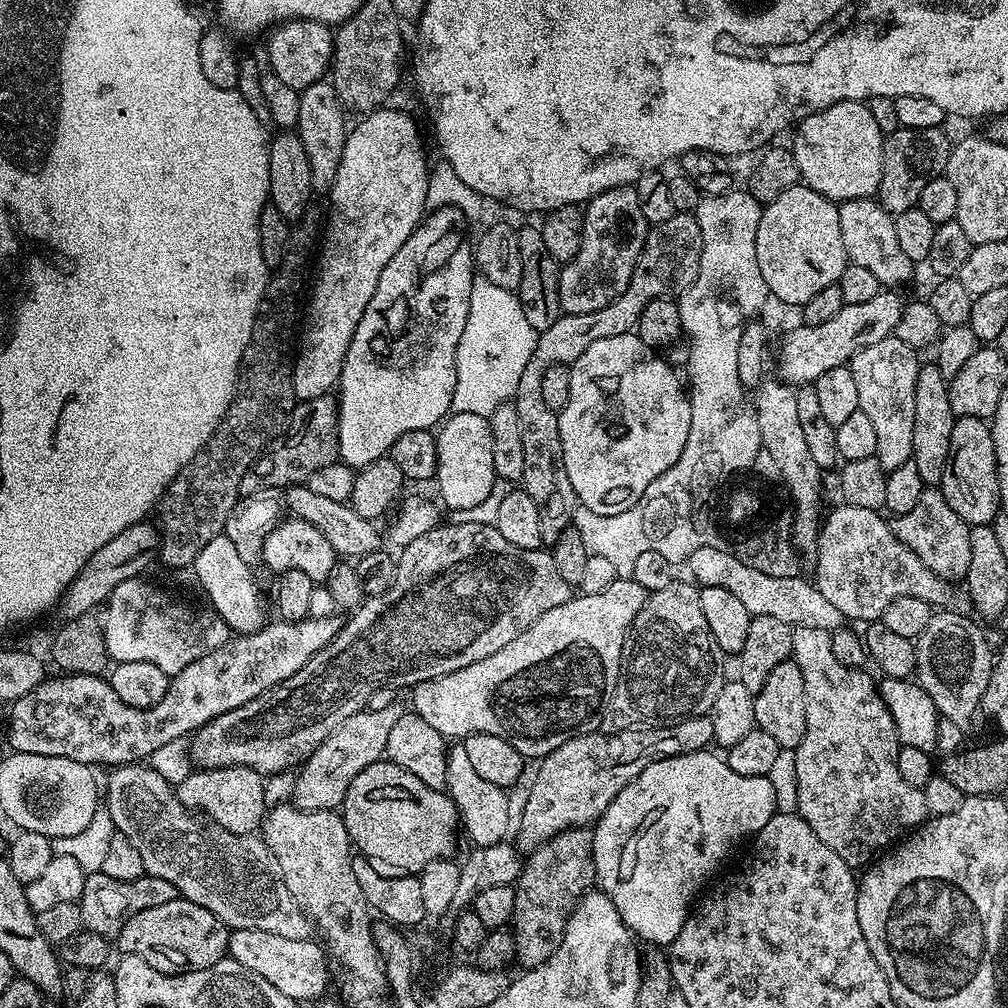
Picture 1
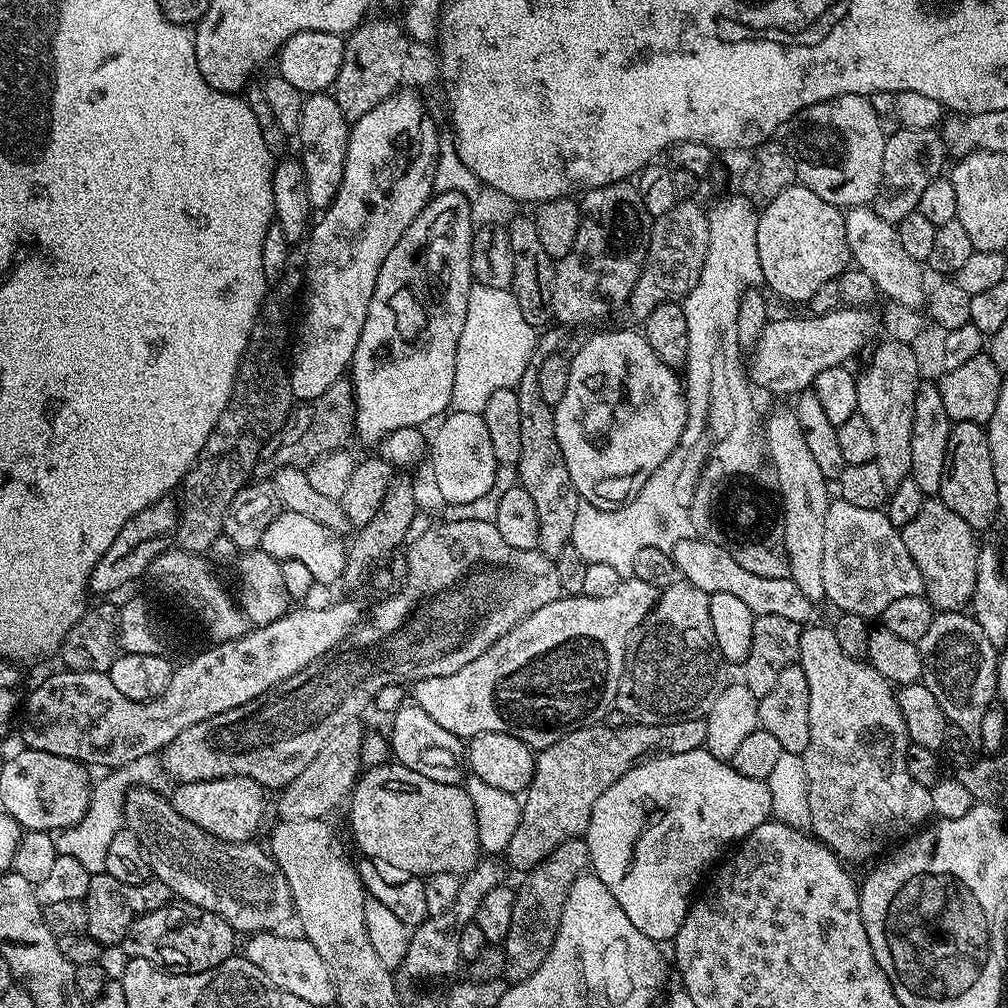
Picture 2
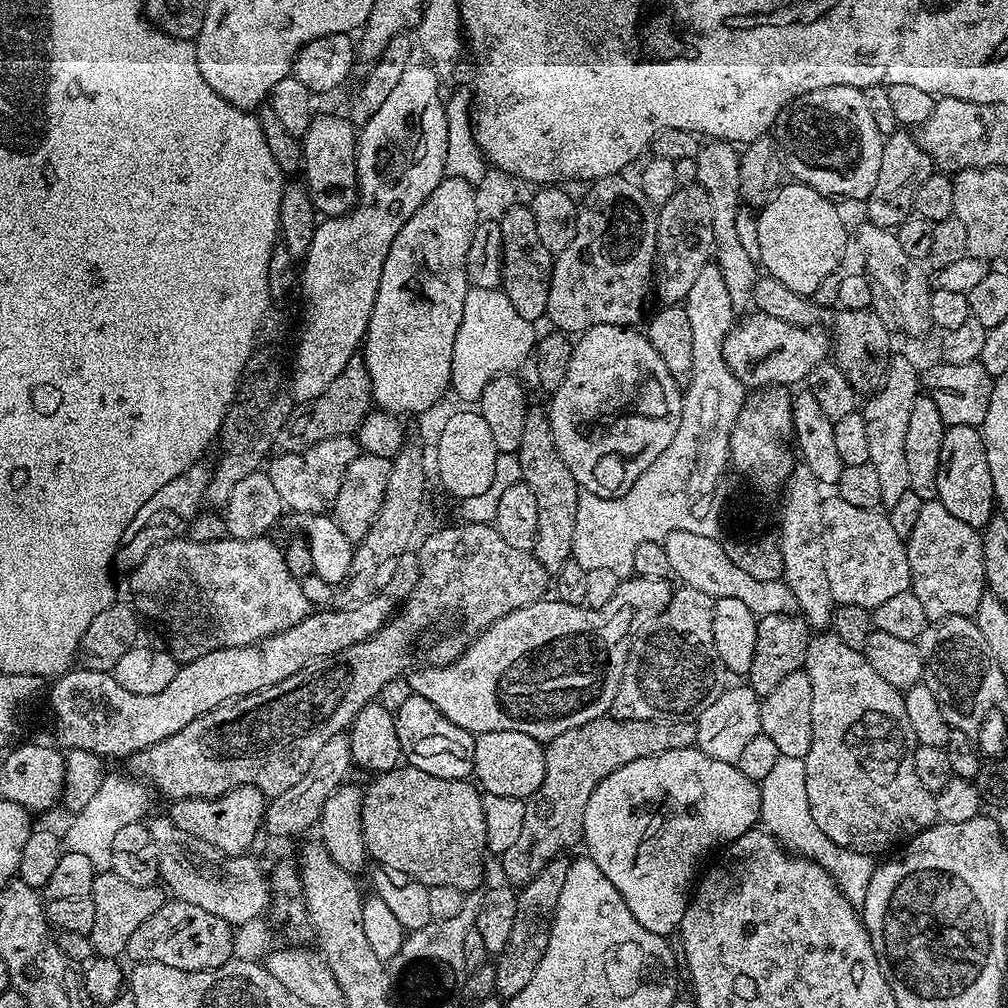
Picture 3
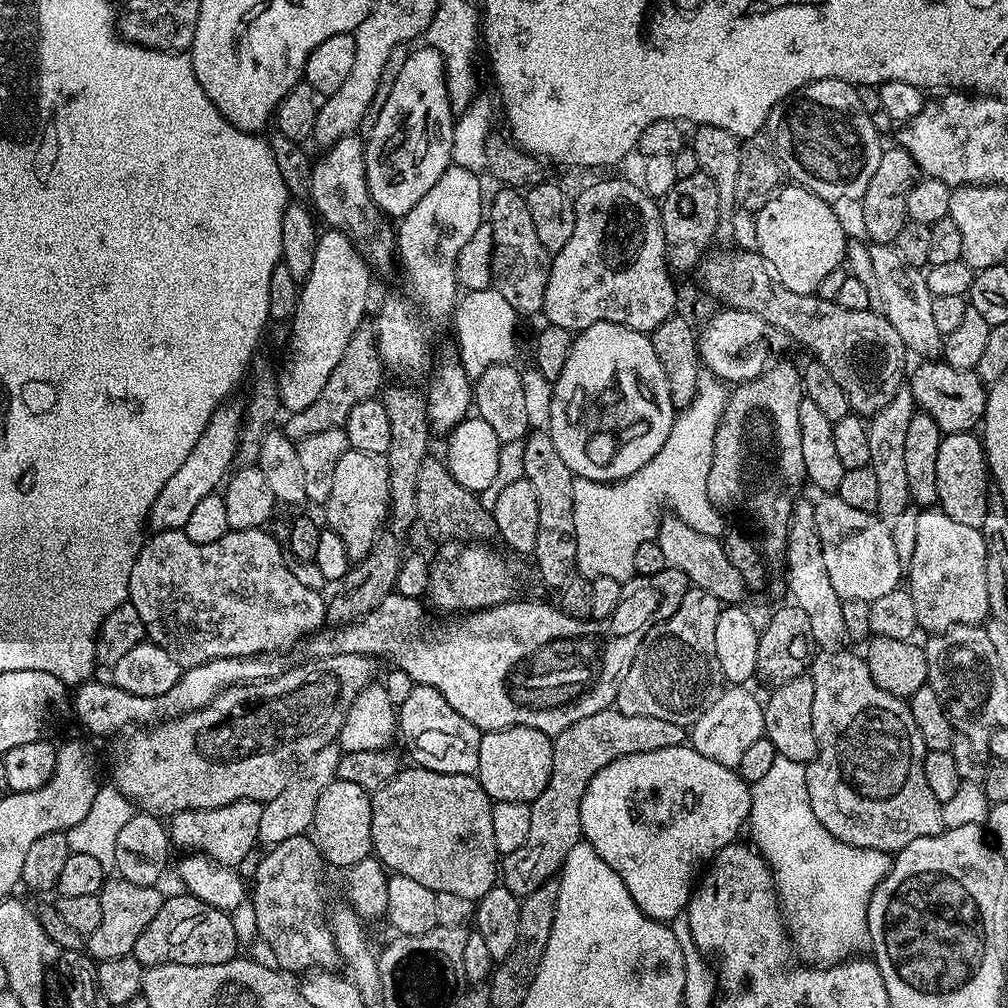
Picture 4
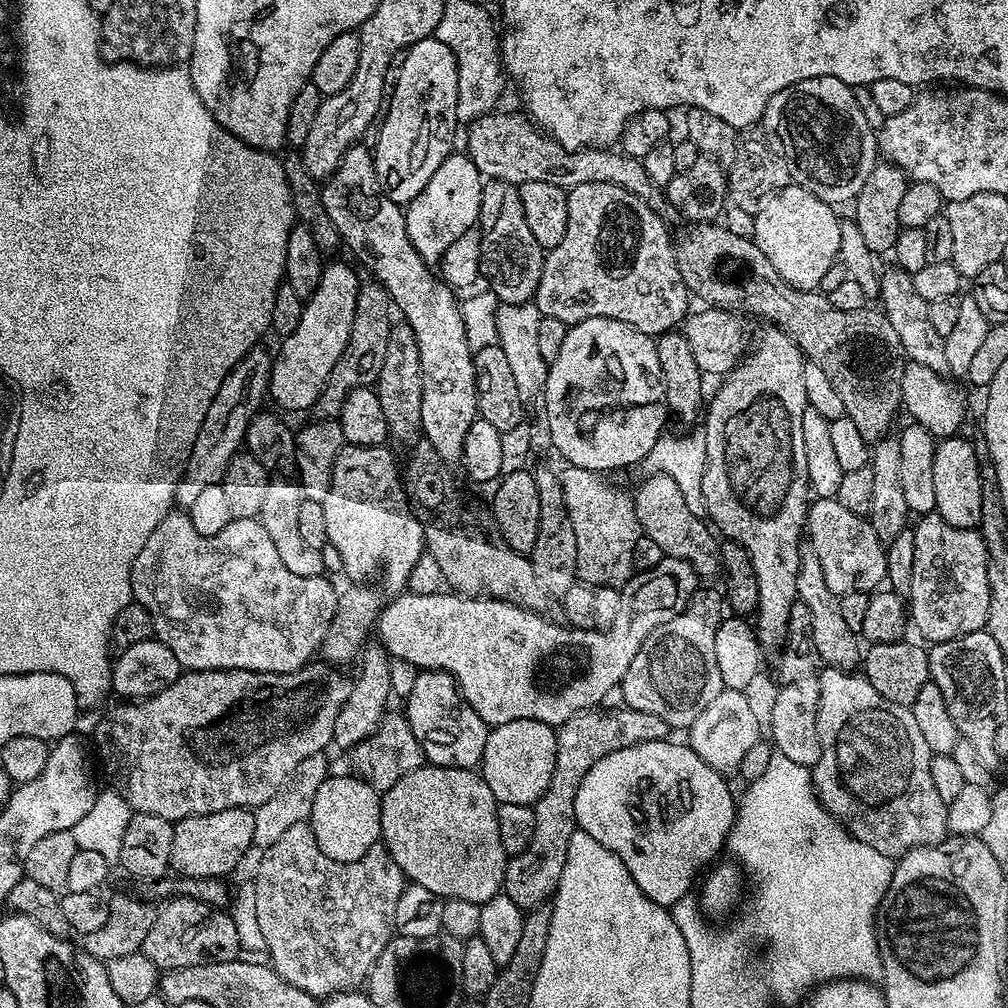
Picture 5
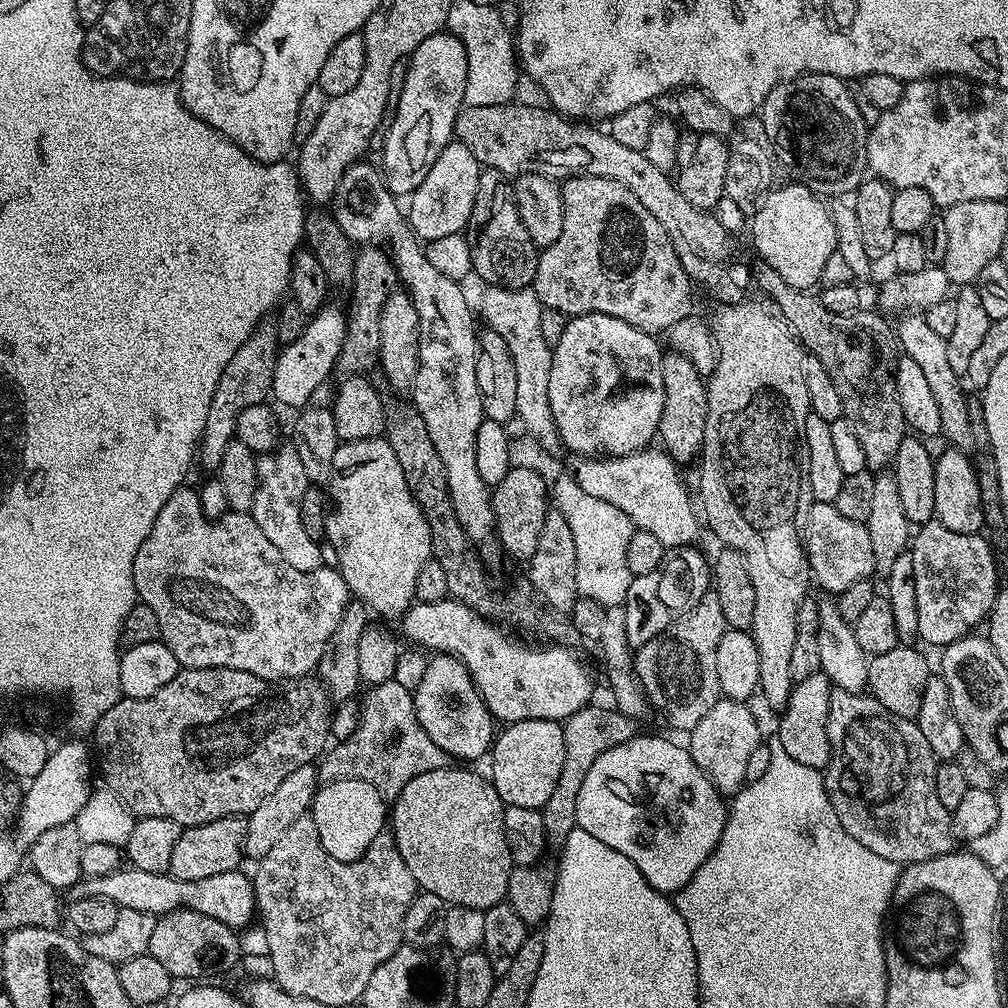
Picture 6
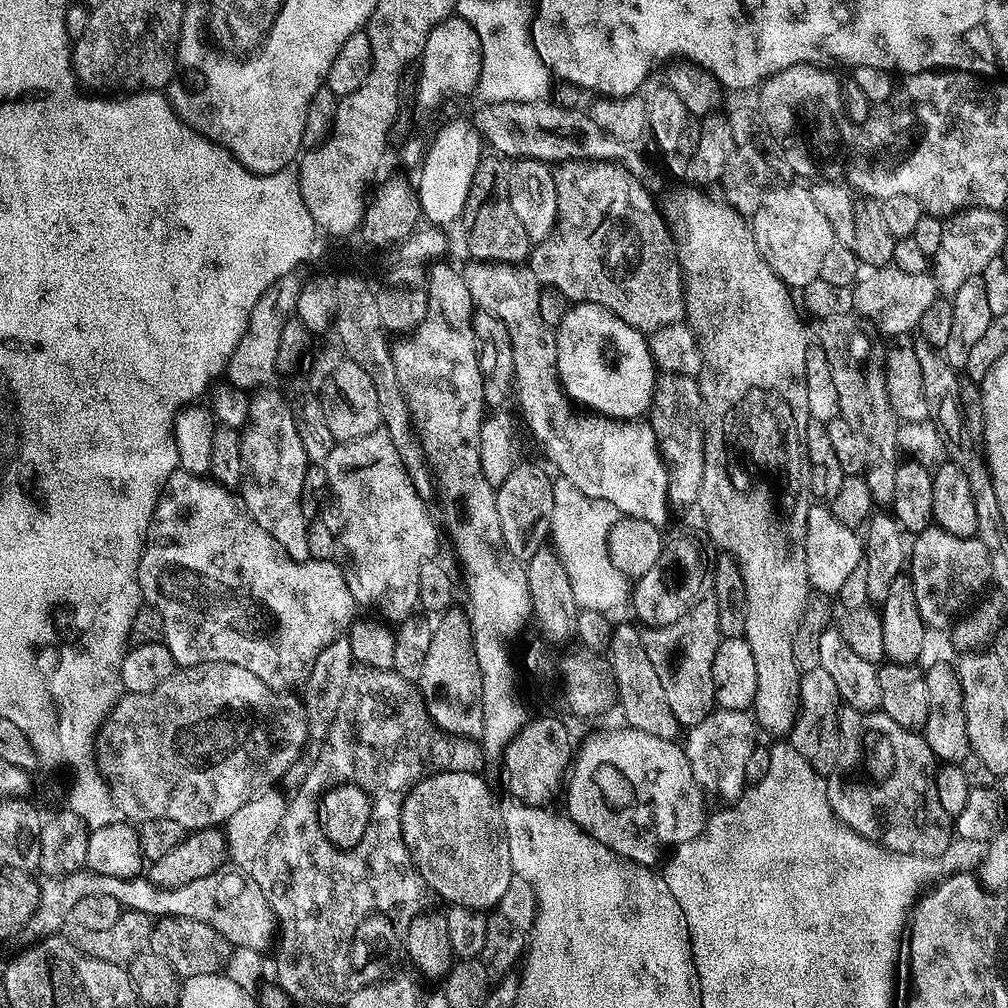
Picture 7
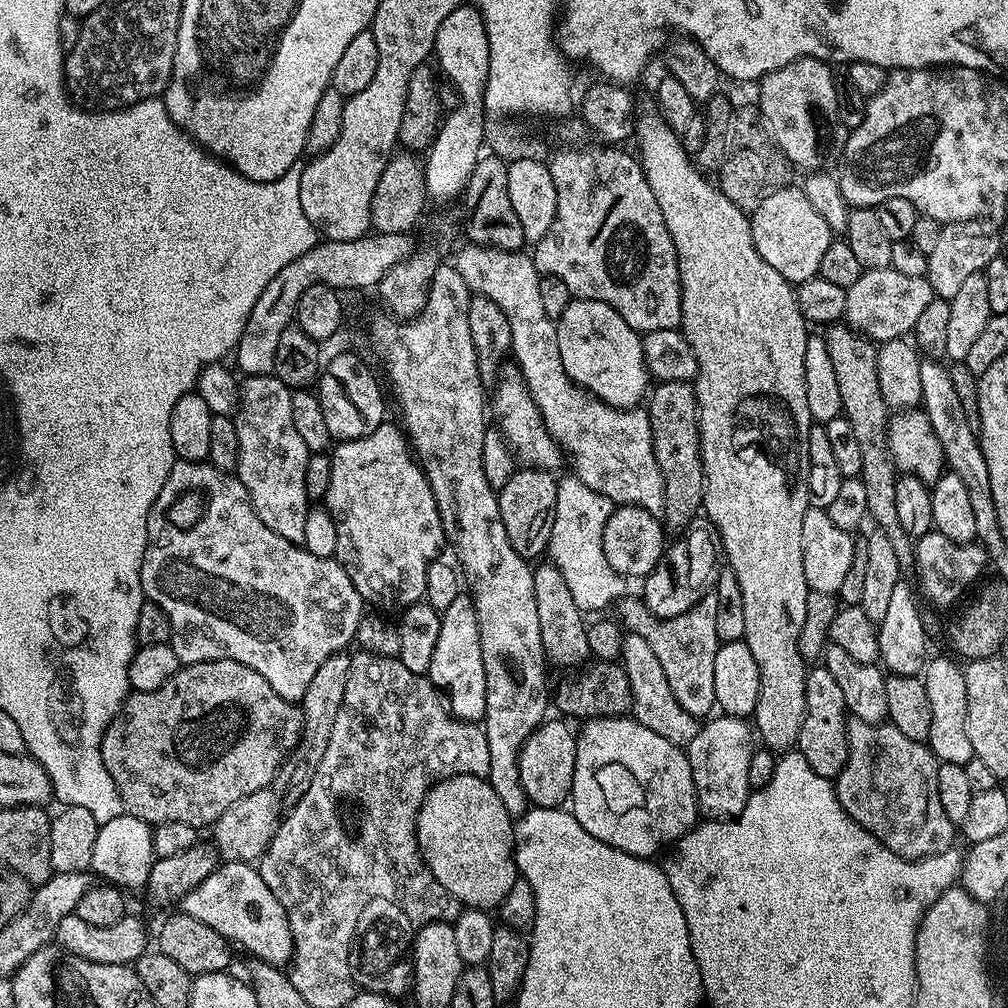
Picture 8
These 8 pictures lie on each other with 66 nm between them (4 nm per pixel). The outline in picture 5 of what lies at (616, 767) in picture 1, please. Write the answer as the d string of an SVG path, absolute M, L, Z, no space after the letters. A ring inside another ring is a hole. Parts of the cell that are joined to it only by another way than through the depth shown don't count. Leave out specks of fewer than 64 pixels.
M627 706L608 707L588 708L559 725L554 778L550 778L546 794L542 794L532 808L532 827L526 840L528 845L517 856L515 853L509 859L504 875L503 895L509 896L520 908L539 908L547 905L556 895L556 888L564 876L568 843L578 830L574 798L578 798L578 786L582 786L582 778L590 774L590 766L606 758L606 754L614 754L614 750L626 750L626 746L669 739L670 729L666 722L662 722L662 718L646 714L646 710L634 710Z

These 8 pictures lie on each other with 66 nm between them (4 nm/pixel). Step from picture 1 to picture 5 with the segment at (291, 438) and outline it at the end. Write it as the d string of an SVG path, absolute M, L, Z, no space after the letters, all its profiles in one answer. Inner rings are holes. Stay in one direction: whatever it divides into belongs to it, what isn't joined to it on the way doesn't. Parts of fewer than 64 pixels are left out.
M361 283L358 290L358 302L354 306L354 326L350 326L350 338L346 341L346 350L334 362L322 394L318 394L316 405L310 412L317 421L336 420L339 417L346 398L356 388L367 388L375 385L378 374L382 374L382 361L386 359L386 346L392 333L394 305L387 290L379 283Z

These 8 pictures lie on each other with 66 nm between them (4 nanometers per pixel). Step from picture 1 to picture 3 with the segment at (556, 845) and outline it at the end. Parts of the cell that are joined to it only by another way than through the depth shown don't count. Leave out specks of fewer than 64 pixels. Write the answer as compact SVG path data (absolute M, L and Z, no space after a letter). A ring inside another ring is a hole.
M567 859L552 860L546 866L542 866L535 878L516 893L518 911L514 913L510 942L506 942L506 950L502 950L494 960L495 995L503 1001L514 998L514 994L522 994L522 990L526 990L530 978L534 978L534 970L538 970L538 962L542 962L542 954L546 954L546 942L550 942L550 930L558 910L558 894L562 894L562 886L566 883L568 866Z

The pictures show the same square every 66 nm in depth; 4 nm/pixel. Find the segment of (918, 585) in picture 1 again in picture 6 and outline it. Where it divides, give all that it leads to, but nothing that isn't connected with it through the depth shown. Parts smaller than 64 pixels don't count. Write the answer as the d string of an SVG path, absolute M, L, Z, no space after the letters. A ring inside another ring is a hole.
M813 503L808 519L802 524L804 552L808 556L808 567L813 581L816 580L828 594L844 592L854 582L867 580L876 572L874 549L870 546L867 523L859 524L850 518L842 518L835 504Z

